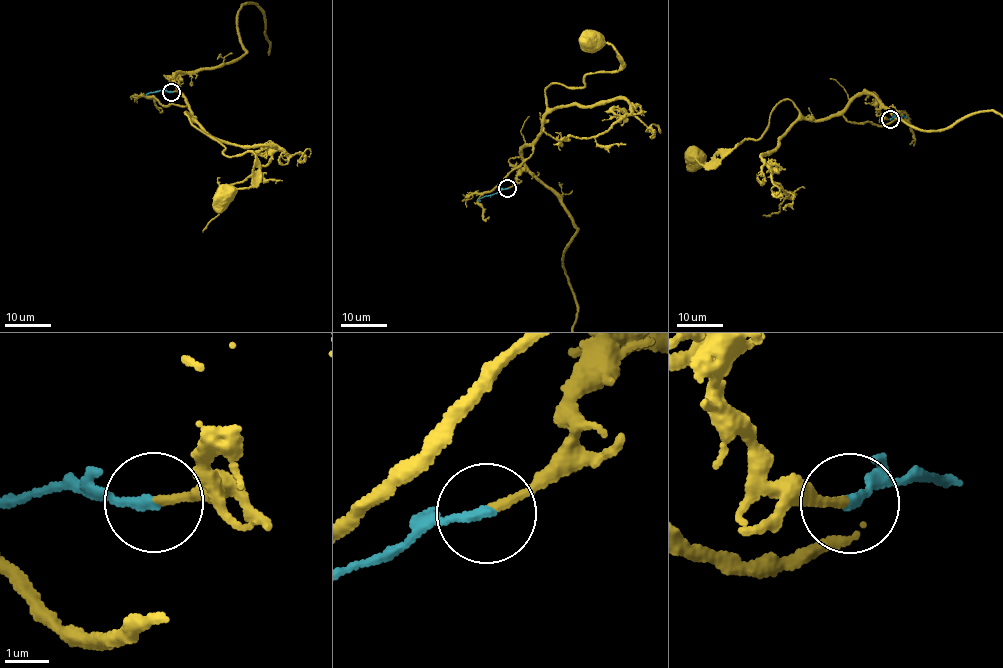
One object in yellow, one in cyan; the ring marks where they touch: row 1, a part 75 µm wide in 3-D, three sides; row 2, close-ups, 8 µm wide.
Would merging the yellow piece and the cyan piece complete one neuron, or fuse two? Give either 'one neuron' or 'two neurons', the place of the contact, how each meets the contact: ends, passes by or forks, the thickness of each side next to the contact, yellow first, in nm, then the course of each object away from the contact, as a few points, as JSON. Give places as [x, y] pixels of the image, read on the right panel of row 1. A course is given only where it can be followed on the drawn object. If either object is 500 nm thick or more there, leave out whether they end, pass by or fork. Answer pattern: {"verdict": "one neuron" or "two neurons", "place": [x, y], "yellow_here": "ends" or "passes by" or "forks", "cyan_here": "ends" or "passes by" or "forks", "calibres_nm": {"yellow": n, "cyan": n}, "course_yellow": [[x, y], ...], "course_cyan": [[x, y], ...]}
{"verdict": "one neuron", "place": [890, 119], "yellow_here": "ends", "cyan_here": "ends", "calibres_nm": {"yellow": 180, "cyan": 240}, "course_yellow": [[891, 119], [873, 95], [859, 93], [820, 119], [806, 118], [785, 99], [757, 140], [702, 165], [693, 157]], "course_cyan": [[891, 119], [894, 116], [906, 118]]}

